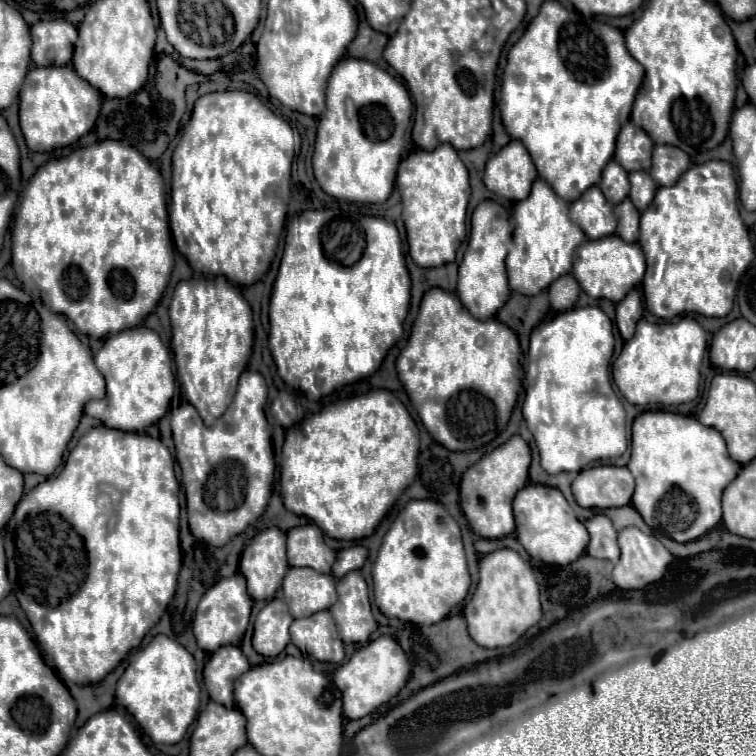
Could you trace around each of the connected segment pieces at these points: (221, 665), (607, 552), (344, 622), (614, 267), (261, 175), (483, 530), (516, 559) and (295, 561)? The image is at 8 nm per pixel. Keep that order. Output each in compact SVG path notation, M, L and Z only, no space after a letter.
M219 648L203 669L203 684L211 700L223 704L225 708L233 708L233 682L249 668L251 666L241 648Z
M593 516L585 522L585 528L589 530L591 542L587 546L587 554L593 558L605 558L611 562L617 562L619 546L617 546L617 530L613 528L611 520L607 516Z
M359 570L345 574L337 580L337 602L331 606L333 620L337 624L339 638L345 644L367 642L377 622L371 614L367 584Z
M615 234L601 240L587 240L575 252L573 276L591 298L607 298L611 302L621 302L631 288L641 284L643 274L645 274L645 256L641 246L629 244Z
M231 90L205 94L195 102L189 124L172 156L169 224L177 250L201 274L225 276L235 286L255 284L269 269L285 224L291 186L293 130L255 94Z
M511 436L505 444L485 454L479 462L469 466L461 478L461 510L475 534L481 538L497 540L509 536L515 530L513 522L513 498L527 484L527 470L531 464L529 444L521 436Z
M503 548L481 558L479 584L473 598L465 604L463 616L469 626L469 636L483 648L503 648L515 644L531 626L541 620L539 584L529 562L515 550Z
M307 524L287 532L287 560L291 566L309 566L321 574L329 574L335 552L325 544L319 526Z

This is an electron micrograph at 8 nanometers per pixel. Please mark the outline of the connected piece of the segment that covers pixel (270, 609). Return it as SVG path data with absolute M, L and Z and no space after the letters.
M271 600L255 618L252 645L261 656L277 656L289 644L293 616L283 600Z

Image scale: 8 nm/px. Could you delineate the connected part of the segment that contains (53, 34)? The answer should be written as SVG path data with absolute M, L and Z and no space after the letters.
M47 20L31 26L31 58L37 66L67 66L77 42L77 26L67 20Z

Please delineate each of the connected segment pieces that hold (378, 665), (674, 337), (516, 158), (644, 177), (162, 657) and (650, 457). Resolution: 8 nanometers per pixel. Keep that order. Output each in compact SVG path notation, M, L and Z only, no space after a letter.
M381 636L377 640L371 640L367 646L359 648L349 662L345 662L335 670L333 682L343 694L343 714L349 720L359 720L371 714L375 708L389 702L405 686L409 672L411 666L405 652L391 636Z
M639 320L635 336L613 362L613 380L631 404L685 404L697 398L699 368L707 350L707 332L693 320L651 324Z
M511 140L499 154L489 158L485 168L485 186L511 202L525 200L535 178L537 170L519 140Z
M631 172L629 180L631 180L631 194L629 194L629 198L633 200L635 208L639 212L643 212L651 204L657 186L655 186L655 182L651 180L651 176L647 172Z
M165 634L155 636L145 648L139 648L131 656L129 666L119 678L115 690L117 702L129 710L153 742L161 744L177 744L185 736L197 714L199 694L201 688L197 682L193 656L175 638Z
M655 410L643 412L635 418L631 444L633 444L631 464L627 464L627 468L633 472L635 478L635 494L633 494L635 502L631 504L643 516L649 528L675 542L691 542L701 538L719 524L721 492L739 472L739 464L729 458L725 440L721 440L719 432L713 432L713 428L705 428L703 424L699 424L695 416Z

